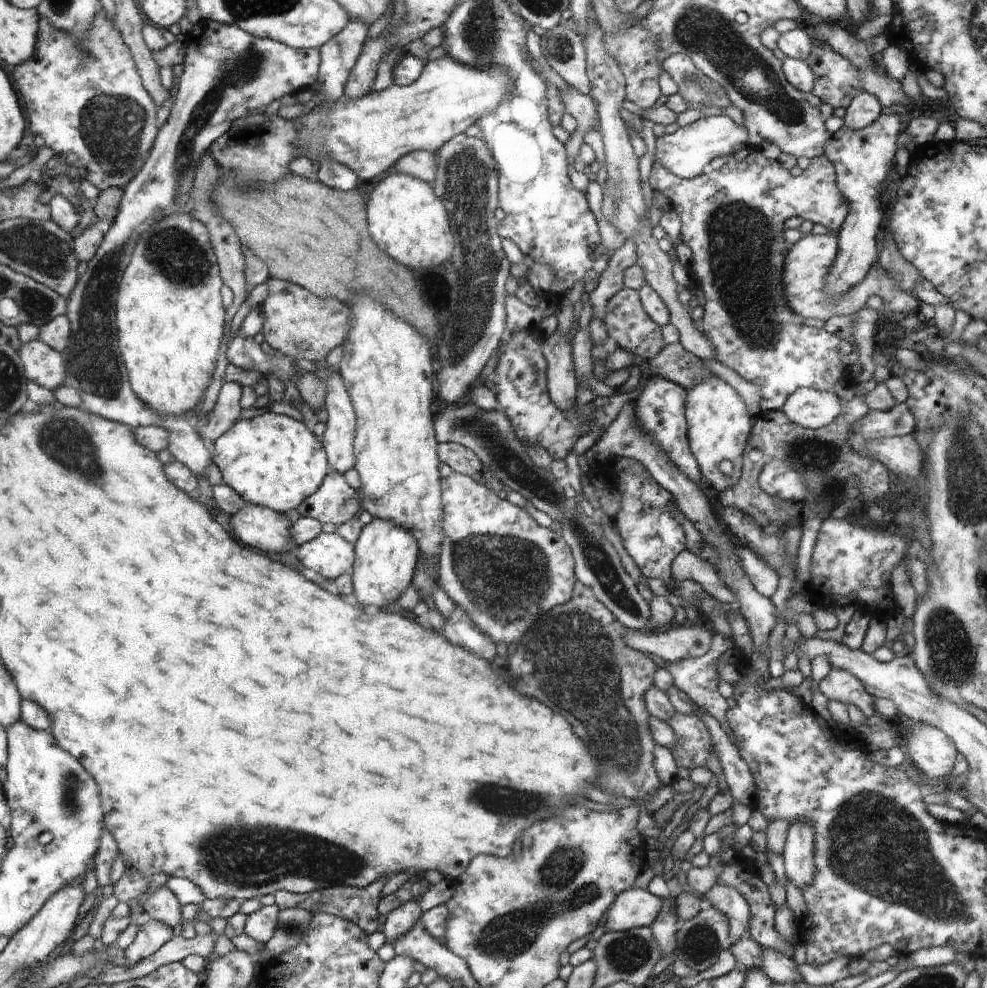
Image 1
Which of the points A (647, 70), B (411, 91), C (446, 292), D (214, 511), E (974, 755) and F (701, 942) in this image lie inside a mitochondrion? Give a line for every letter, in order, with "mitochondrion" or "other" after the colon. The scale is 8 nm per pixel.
A: other
B: other
C: mitochondrion
D: other
E: other
F: mitochondrion

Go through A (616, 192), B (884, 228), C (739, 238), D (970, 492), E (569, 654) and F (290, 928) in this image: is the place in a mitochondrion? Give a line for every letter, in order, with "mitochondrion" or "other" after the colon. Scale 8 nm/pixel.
A: mitochondrion
B: other
C: mitochondrion
D: mitochondrion
E: mitochondrion
F: mitochondrion

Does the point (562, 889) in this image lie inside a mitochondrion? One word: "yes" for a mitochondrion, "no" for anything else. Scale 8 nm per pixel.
yes

